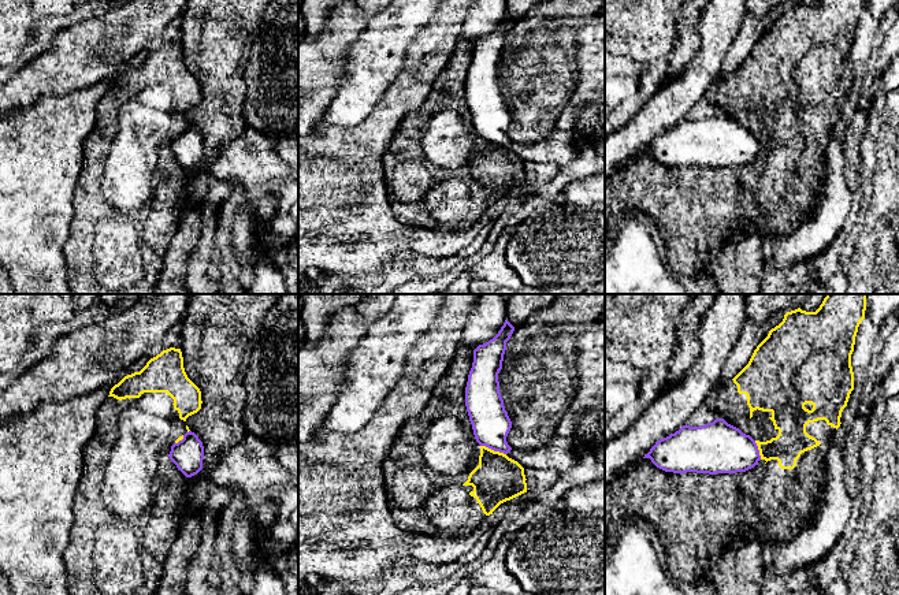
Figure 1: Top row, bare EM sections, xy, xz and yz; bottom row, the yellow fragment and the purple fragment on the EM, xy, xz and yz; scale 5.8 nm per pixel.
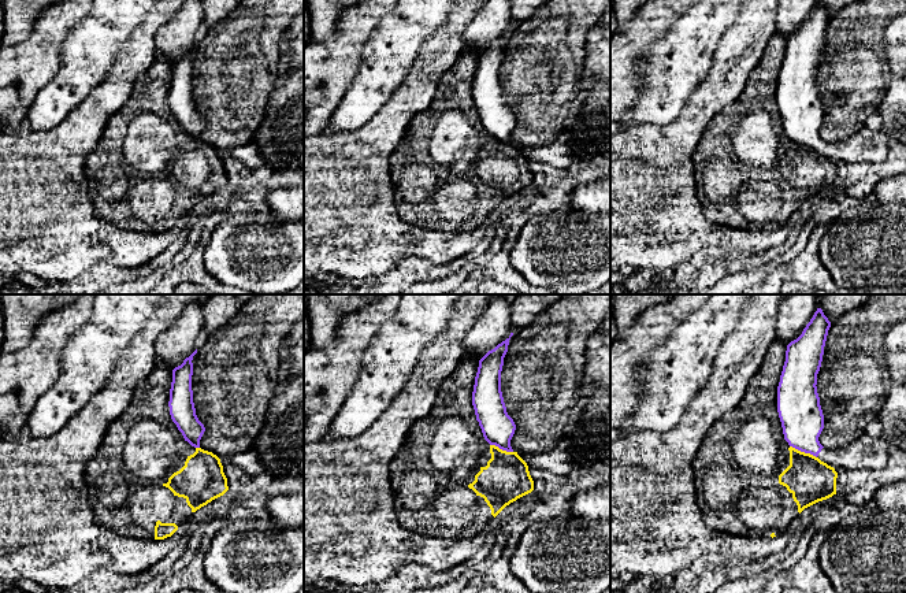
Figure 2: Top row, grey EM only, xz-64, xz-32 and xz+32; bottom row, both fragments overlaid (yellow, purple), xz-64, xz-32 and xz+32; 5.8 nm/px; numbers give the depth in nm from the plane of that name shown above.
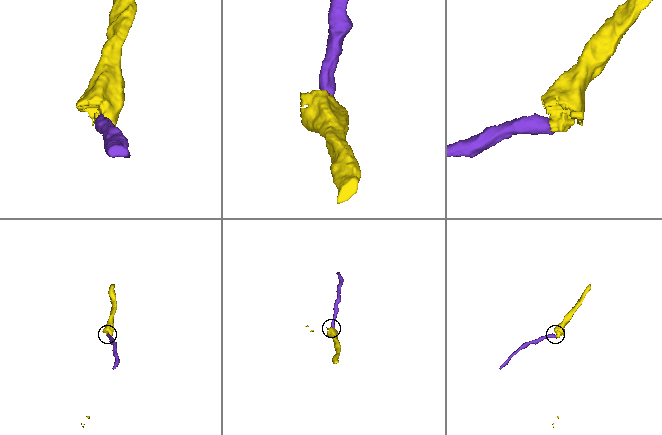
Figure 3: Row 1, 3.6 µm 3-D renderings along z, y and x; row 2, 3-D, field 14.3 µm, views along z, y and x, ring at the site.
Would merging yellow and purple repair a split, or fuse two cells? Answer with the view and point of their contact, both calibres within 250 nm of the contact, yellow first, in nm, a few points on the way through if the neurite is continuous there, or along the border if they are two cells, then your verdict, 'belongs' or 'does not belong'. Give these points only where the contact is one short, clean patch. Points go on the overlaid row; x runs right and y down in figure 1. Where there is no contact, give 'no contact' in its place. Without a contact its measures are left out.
xz (493, 450) | 280/220 nm | along xz (480, 445), (505, 454) | does not belong

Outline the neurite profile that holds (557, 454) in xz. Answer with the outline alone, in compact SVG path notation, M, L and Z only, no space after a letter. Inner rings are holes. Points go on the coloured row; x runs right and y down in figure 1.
M505 320L498 334L473 350L473 362L465 387L465 406L473 435L480 446L506 454L523 468L562 473L576 461L572 438L554 435L535 450L512 449L506 436L512 421L499 393L498 373L502 369L506 342L514 327Z

